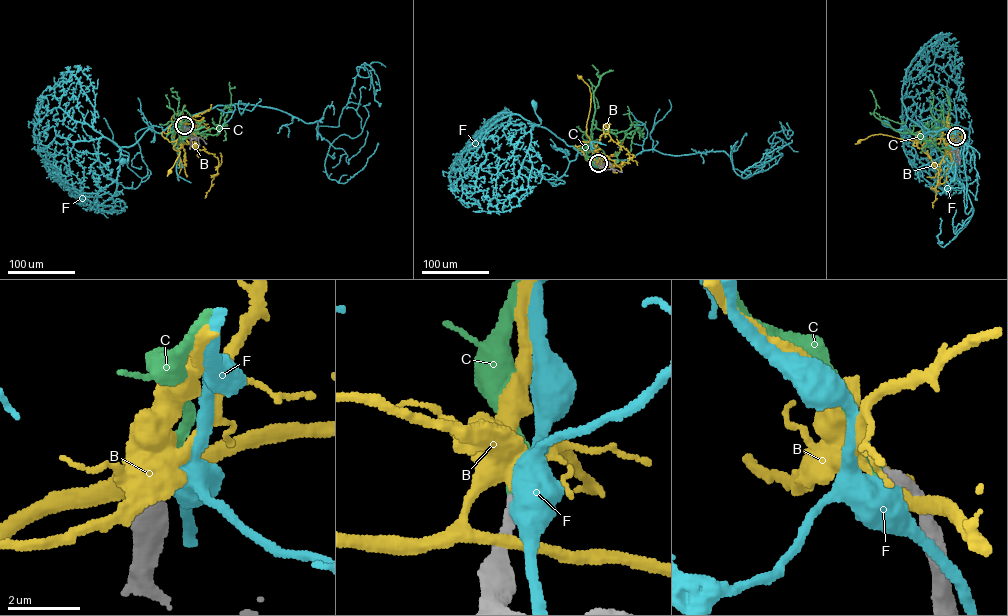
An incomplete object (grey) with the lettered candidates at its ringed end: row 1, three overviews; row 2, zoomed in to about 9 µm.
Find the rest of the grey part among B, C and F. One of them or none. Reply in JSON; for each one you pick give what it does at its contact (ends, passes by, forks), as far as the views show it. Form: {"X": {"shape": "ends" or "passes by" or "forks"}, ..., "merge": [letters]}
{"C": {"shape": "ends"}, "merge": ["C"]}

